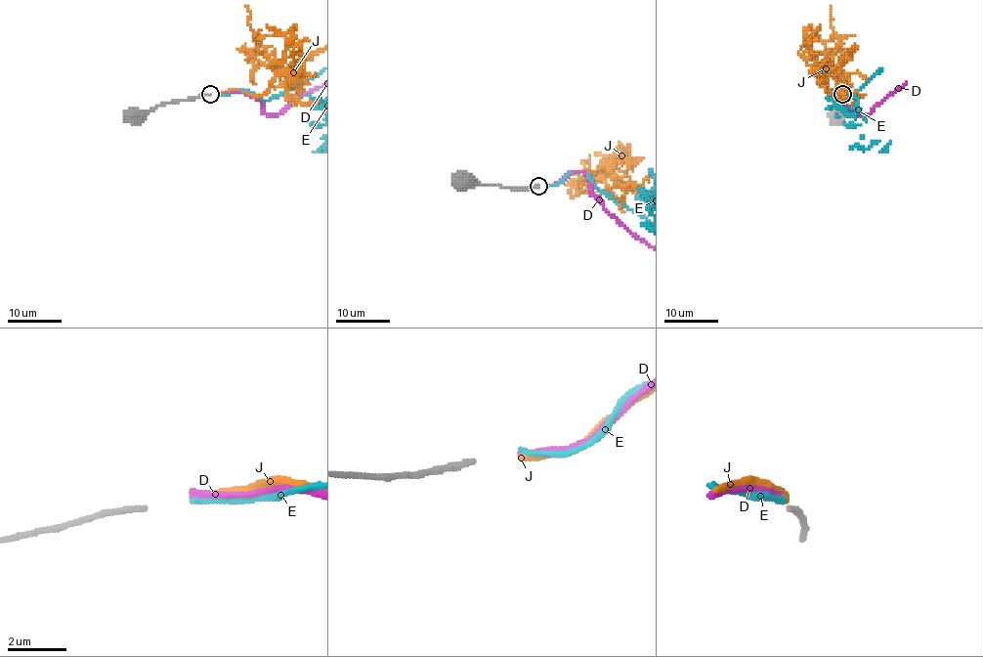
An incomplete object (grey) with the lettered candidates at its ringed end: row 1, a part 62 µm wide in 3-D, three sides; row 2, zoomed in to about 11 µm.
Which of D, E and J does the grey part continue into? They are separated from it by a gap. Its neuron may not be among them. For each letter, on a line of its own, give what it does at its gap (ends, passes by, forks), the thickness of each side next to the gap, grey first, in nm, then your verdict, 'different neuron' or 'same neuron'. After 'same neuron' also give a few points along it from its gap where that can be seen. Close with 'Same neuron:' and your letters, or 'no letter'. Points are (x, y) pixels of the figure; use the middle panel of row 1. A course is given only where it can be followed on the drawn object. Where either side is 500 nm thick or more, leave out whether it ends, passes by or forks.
D: it ends there; 200 nm thick on the grey side, 240 nm on the other; different neuron
E: it ends there; 200 nm thick on the grey side, 160 nm on the other; different neuron
J: it ends there; 200 nm thick on the grey side, 200 nm on the other; different neuron
Same neuron: no letter

